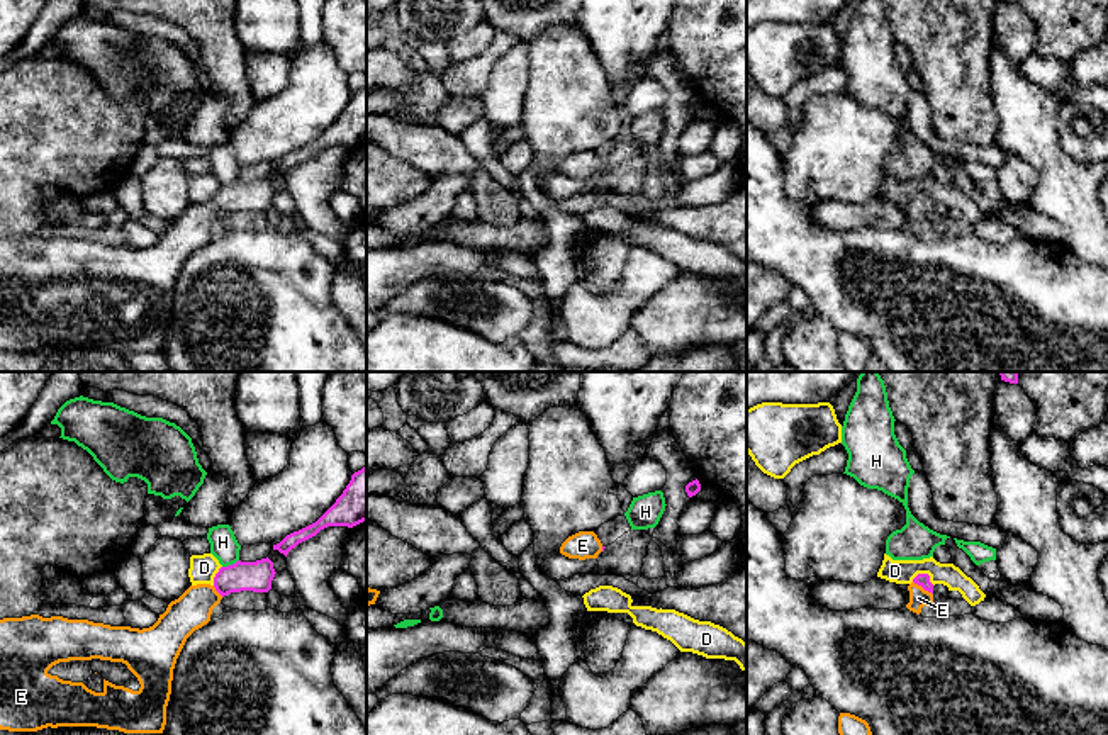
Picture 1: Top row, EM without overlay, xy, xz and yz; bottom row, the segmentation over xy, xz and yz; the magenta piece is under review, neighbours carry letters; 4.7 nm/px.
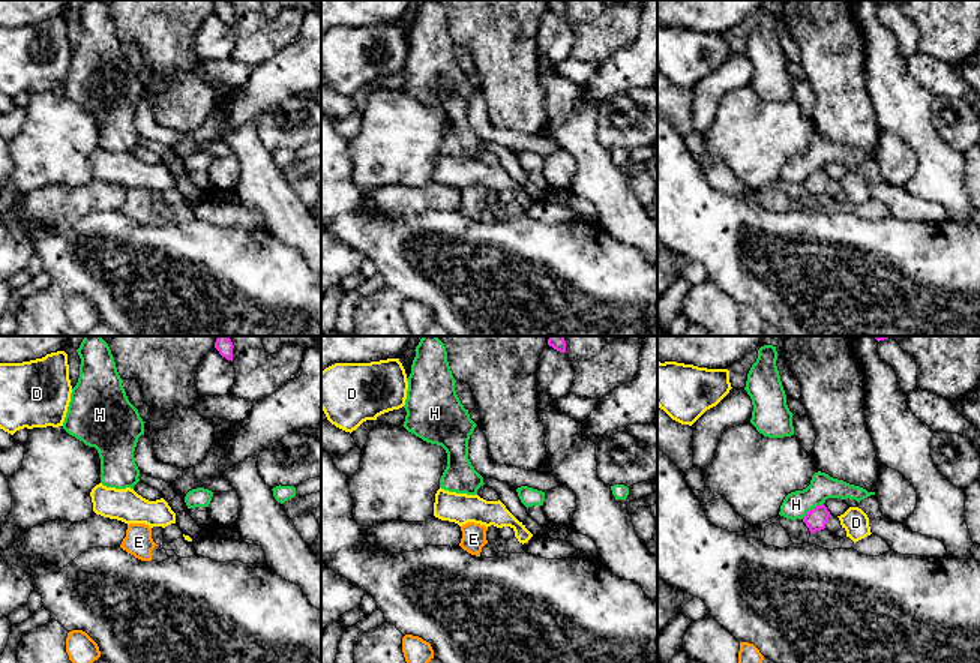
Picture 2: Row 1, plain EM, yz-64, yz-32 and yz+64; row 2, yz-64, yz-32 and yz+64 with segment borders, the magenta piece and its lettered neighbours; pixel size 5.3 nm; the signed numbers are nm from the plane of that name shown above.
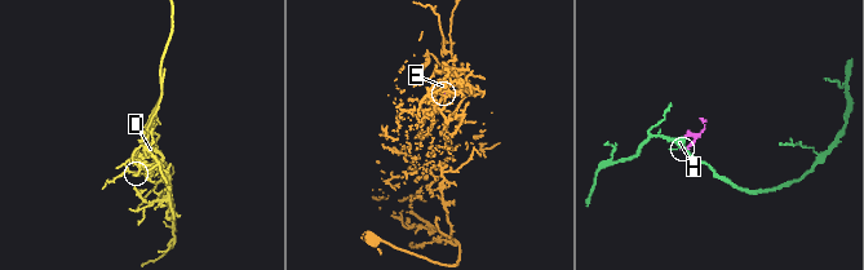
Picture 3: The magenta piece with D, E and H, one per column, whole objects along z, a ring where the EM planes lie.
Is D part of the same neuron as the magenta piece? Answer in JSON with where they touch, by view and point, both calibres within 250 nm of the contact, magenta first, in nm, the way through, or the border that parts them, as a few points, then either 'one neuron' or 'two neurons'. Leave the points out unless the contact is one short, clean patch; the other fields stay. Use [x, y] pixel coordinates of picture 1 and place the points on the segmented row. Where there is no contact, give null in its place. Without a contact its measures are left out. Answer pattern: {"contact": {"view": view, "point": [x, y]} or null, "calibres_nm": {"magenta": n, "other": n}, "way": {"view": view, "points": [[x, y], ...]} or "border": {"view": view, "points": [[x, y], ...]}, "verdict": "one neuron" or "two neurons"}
{"contact": {"view": "yz", "point": [925, 574]}, "calibres_nm": {"magenta": 60, "other": 110}, "border": {"view": "yz", "points": [[912, 579], [918, 574], [927, 574], [934, 584]]}, "verdict": "two neurons"}

